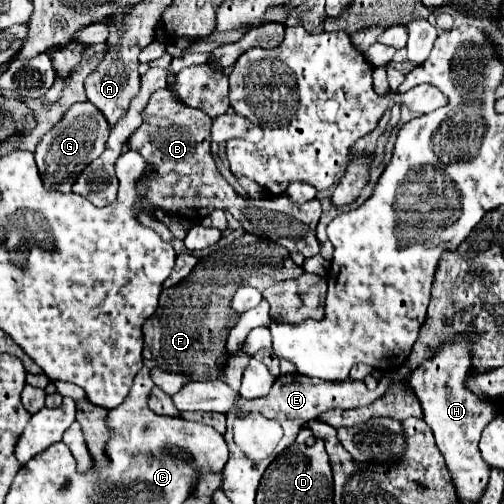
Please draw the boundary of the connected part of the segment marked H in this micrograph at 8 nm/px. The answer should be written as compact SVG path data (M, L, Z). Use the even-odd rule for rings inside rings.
M467 333L455 335L451 341L443 343L433 357L425 359L421 365L417 365L407 381L413 387L421 407L423 407L423 419L433 429L437 447L441 455L445 457L447 469L451 473L453 485L457 489L457 497L463 503L477 503L483 495L487 481L489 481L489 467L479 455L479 437L485 425L497 415L495 403L483 403L479 397L469 393L463 387L463 381L469 373L471 359L473 359L473 341Z

